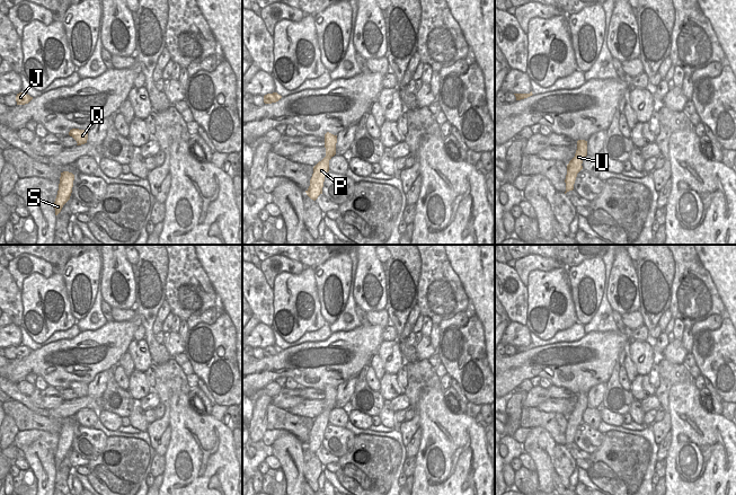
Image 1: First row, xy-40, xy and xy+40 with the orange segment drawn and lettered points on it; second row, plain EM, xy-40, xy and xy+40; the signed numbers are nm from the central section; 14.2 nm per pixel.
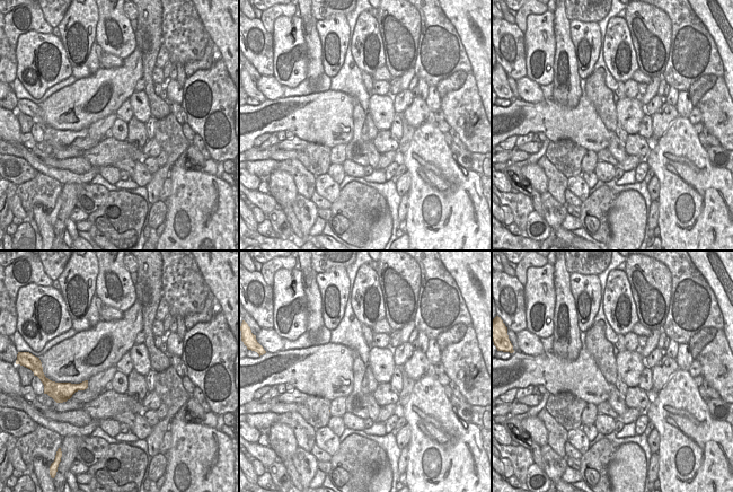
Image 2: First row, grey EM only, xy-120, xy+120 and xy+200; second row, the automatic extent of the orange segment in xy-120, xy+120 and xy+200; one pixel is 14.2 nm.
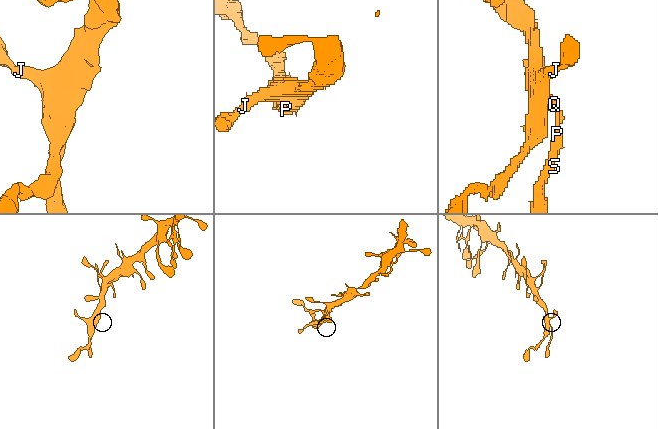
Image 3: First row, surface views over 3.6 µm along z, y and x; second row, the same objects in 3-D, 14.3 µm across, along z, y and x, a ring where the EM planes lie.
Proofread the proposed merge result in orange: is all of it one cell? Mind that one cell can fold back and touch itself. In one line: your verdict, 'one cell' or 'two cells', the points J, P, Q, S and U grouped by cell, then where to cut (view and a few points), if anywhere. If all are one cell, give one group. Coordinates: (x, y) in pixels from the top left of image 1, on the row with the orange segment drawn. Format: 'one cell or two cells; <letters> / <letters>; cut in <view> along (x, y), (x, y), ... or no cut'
one cell; J P Q S U; no cut

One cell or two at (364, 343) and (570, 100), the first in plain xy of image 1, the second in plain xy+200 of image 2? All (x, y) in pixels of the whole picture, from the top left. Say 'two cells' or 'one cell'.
two cells

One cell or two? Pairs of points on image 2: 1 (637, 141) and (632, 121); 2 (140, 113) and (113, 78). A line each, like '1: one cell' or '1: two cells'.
1: two cells
2: two cells

